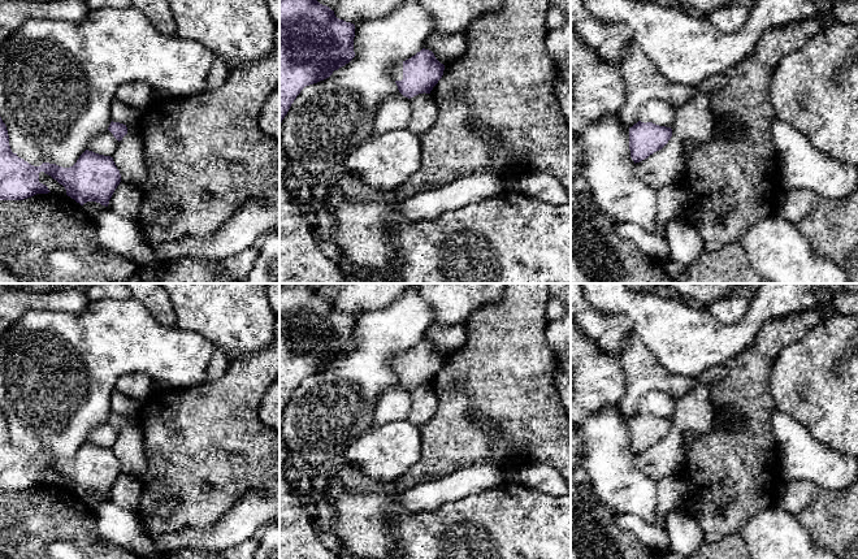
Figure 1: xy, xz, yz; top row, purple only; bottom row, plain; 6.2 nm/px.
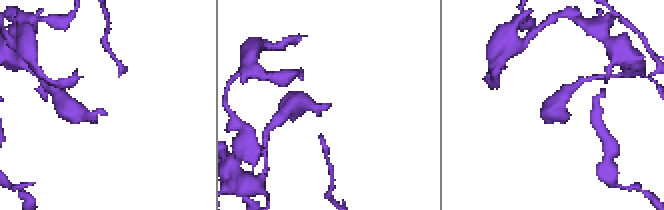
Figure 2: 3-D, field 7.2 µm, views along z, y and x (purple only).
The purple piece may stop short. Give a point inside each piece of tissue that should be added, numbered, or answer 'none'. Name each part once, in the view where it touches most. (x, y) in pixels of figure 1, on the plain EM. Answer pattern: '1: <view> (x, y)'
1: xz (397, 364)

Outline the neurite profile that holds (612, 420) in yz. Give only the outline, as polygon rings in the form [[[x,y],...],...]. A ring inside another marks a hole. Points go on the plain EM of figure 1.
[[[619,404],[602,407],[594,415],[589,416],[577,432],[581,439],[584,469],[595,488],[597,498],[616,514],[619,528],[630,532],[644,545],[660,552],[671,550],[685,556],[696,552],[703,542],[703,536],[697,521],[689,519],[681,507],[670,511],[663,517],[656,514],[659,482],[649,478],[636,467],[634,452],[630,448],[629,441],[629,420],[620,412]]]

